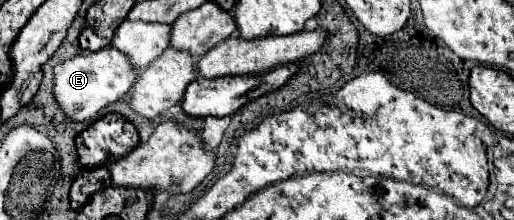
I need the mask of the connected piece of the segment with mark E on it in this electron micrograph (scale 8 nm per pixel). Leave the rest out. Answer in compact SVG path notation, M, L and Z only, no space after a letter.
M104 47L100 51L82 51L74 59L68 59L54 67L54 95L60 109L74 121L86 121L94 117L106 105L126 95L138 79L136 69L128 57L116 47Z

